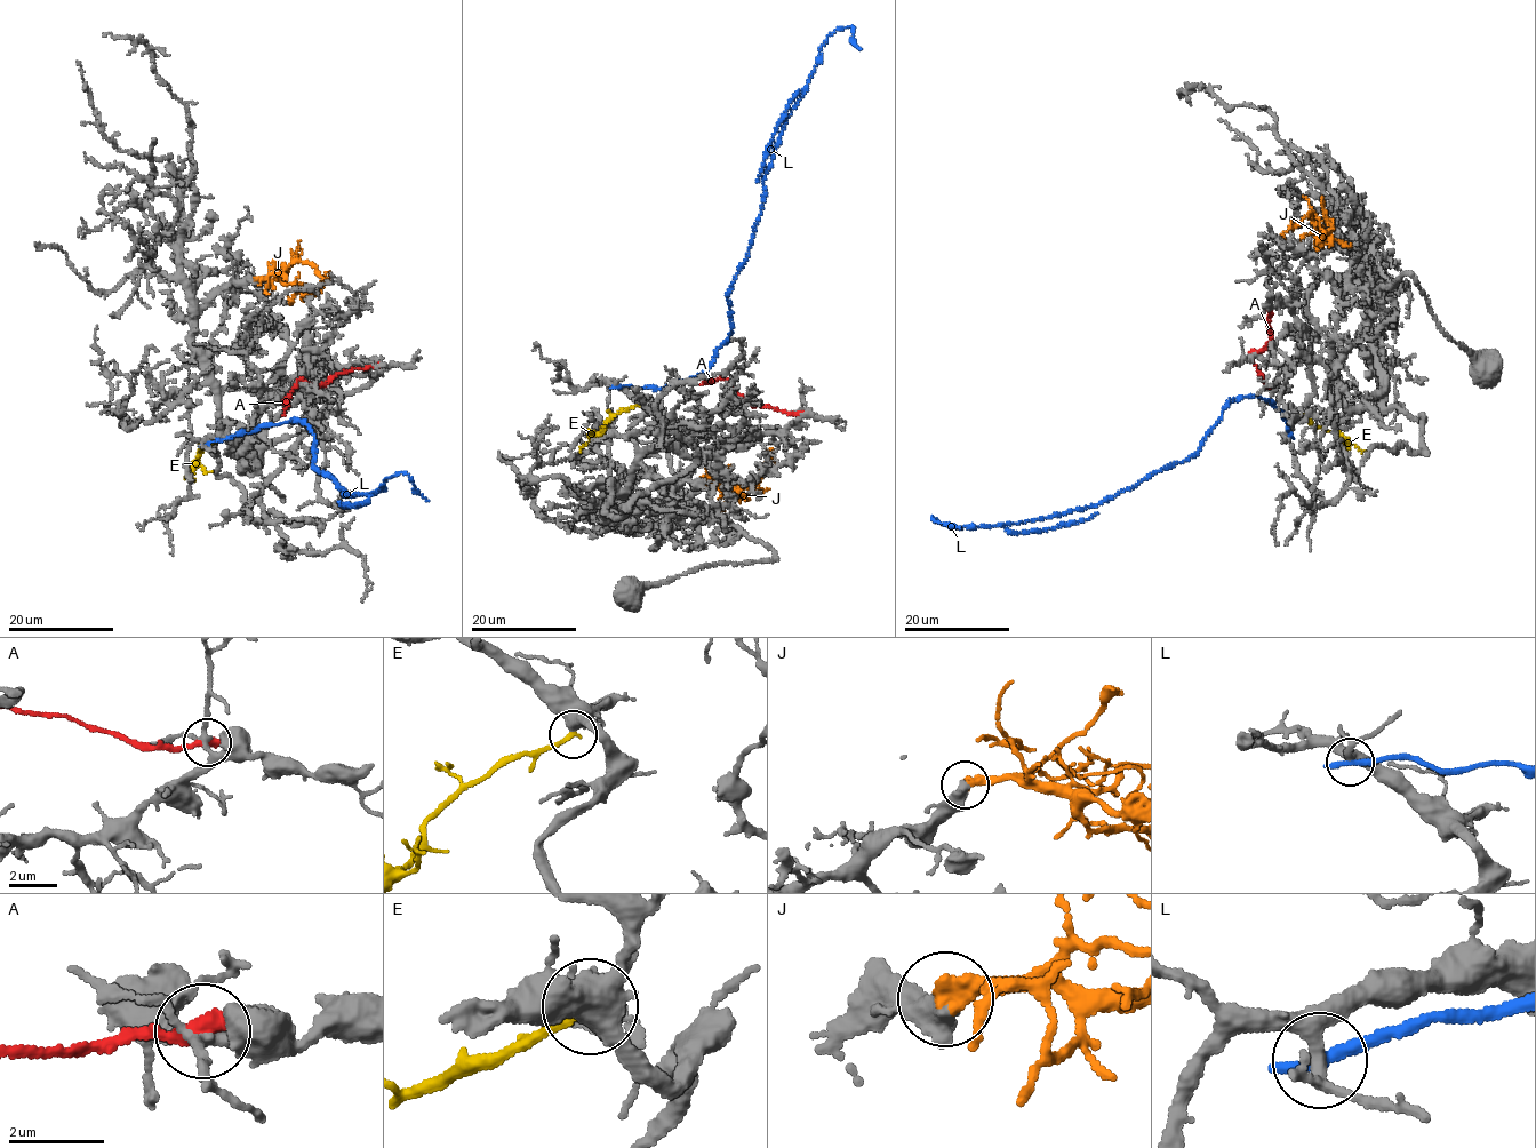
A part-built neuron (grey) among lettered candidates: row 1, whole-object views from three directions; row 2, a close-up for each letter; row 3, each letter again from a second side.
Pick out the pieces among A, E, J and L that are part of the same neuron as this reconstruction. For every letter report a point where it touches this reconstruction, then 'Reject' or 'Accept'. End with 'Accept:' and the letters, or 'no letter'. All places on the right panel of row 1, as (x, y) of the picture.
A: Touches grey at (1268, 308). Reject
E: Touches grey at (1302, 416). Accept
J: Touches grey at (1326, 242). Accept
L: Touches grey at (1290, 436). Reject
Accept: E, J

